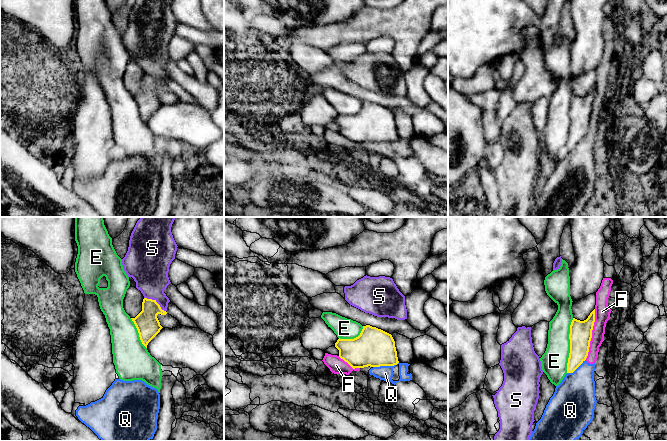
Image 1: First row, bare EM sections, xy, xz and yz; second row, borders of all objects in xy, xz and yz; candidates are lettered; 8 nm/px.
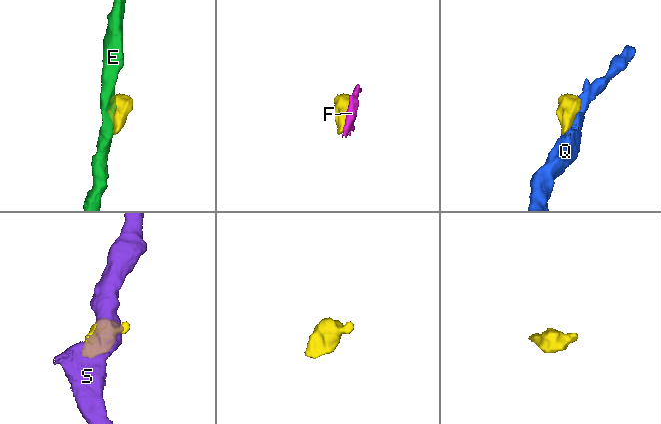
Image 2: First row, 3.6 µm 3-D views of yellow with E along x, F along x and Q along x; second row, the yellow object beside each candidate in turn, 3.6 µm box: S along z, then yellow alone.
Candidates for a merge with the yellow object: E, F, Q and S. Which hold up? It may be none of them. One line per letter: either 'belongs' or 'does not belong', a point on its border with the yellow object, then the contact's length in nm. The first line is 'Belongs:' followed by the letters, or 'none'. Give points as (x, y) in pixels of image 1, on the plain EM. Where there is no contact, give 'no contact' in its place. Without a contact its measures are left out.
Belongs: none
E: does not belong | yz (570, 121) | 440 nm
F: does not belong | yz (591, 110) | 420 nm
Q: does not belong | xz (384, 141) | 190 nm
S: does not belong | xy (155, 77) | 200 nm

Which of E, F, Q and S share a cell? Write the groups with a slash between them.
E / F Q / S

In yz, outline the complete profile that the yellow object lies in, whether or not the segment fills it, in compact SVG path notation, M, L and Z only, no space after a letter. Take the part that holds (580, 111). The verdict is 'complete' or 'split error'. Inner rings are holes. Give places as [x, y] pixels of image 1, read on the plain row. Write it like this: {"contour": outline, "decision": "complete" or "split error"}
{"contour": "M595 85L584 97L573 94L570 101L570 129L567 149L573 149L587 134L592 106L595 98Z", "decision": "complete"}

